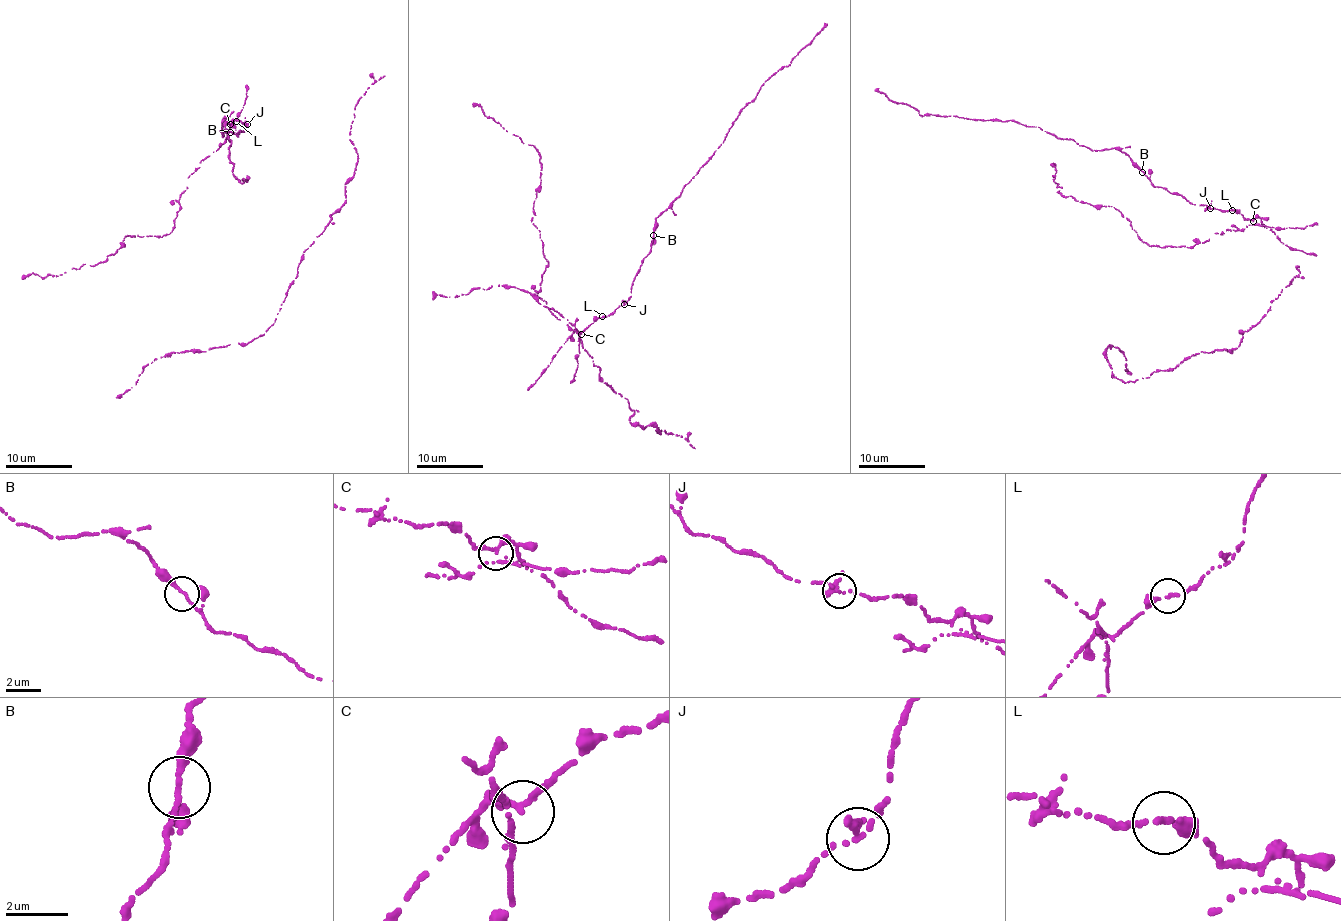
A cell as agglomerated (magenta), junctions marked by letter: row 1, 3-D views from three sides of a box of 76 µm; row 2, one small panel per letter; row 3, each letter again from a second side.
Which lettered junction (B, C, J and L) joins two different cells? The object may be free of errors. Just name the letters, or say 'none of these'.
C

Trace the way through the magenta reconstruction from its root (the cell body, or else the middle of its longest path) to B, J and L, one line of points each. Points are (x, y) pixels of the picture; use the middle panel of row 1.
B: (581, 333), (629, 299), (634, 277), (649, 252), (653, 235)
J: (581, 333), (598, 318), (609, 315), (624, 304)
L: (581, 333), (602, 316)

